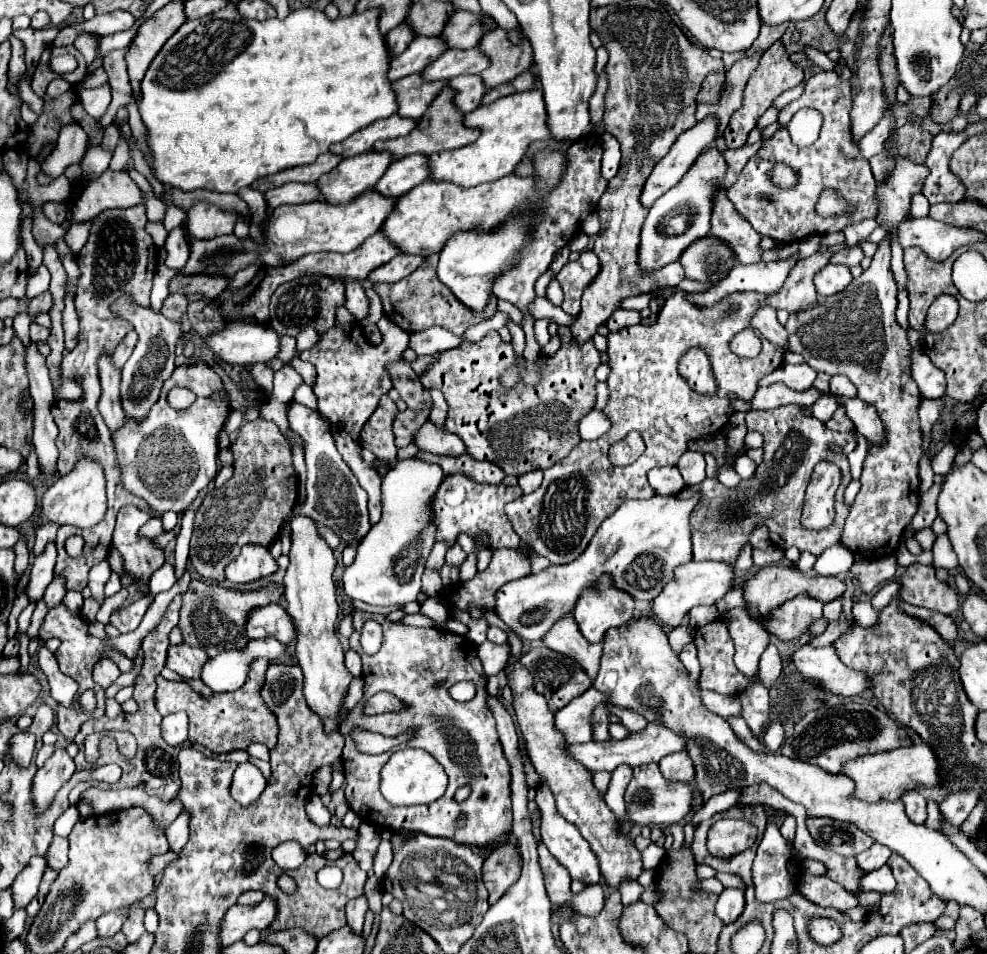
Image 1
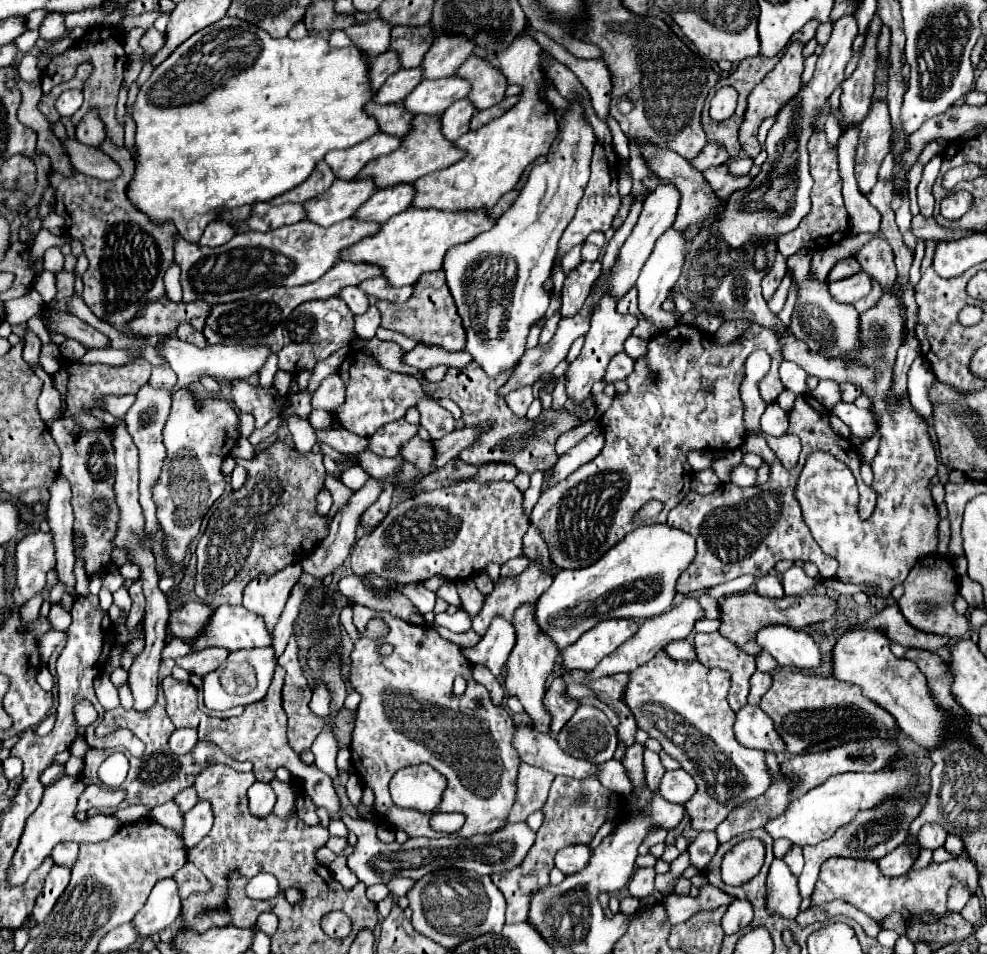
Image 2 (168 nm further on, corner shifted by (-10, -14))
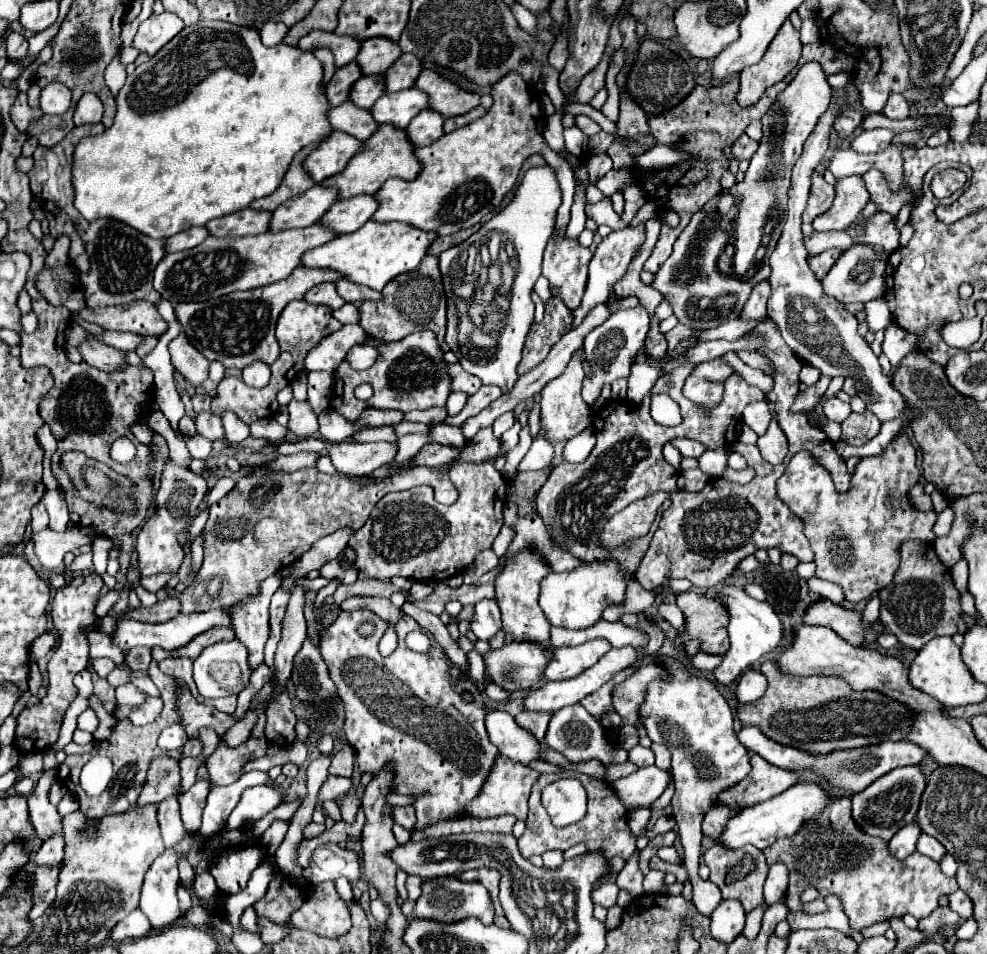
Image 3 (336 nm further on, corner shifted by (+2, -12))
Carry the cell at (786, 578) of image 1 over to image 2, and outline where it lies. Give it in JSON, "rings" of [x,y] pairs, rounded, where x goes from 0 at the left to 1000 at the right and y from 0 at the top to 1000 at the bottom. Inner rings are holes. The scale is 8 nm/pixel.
{"rings":[[[754,621],[754,623],[742,623],[742,625],[734,625],[727,631],[729,637],[729,658],[727,662],[738,669],[740,673],[744,673],[746,677],[750,677],[750,681],[754,681],[756,686],[768,686],[772,683],[772,679],[764,673],[766,660],[770,660],[772,656],[778,654],[798,654],[802,658],[815,658],[819,654],[827,654],[827,652],[835,652],[839,648],[843,648],[843,644],[847,642],[847,631],[843,631],[843,627],[835,625],[835,623],[815,623],[815,625],[794,625],[794,627],[774,627],[766,621]]]}

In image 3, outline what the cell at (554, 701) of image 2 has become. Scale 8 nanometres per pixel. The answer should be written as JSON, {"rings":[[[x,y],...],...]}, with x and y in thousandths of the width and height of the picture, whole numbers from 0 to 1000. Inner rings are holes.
{"rings":[[[531,744],[523,751],[523,757],[529,763],[535,763],[535,767],[539,767],[545,776],[551,776],[557,751],[559,751],[557,746],[535,746],[535,744]]]}

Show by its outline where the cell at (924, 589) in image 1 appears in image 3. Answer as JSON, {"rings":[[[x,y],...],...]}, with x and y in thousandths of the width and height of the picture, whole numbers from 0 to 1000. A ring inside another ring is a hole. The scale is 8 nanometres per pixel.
{"rings":[[[918,566],[912,572],[912,595],[908,600],[906,612],[892,621],[892,652],[912,671],[912,675],[932,681],[938,673],[950,667],[967,667],[969,662],[979,662],[973,648],[971,618],[967,616],[963,597],[948,587],[944,570]]]}

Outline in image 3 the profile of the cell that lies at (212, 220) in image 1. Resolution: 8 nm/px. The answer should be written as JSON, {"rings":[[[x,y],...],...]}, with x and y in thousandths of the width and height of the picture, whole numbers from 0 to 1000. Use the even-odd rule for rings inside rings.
{"rings":[[[190,239],[190,243],[180,243],[178,247],[170,249],[168,264],[182,264],[182,262],[193,262],[207,254],[213,247],[209,239]]]}

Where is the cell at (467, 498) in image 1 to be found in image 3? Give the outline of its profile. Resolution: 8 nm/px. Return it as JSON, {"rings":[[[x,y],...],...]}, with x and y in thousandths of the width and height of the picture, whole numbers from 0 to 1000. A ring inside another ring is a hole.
{"rings":[[[460,486],[456,491],[456,503],[464,514],[464,524],[458,530],[448,530],[440,524],[440,514],[436,509],[426,509],[409,516],[391,518],[385,528],[377,535],[369,553],[361,556],[355,564],[353,572],[361,579],[359,595],[365,597],[373,606],[395,608],[397,604],[411,604],[426,610],[450,610],[460,602],[466,602],[474,591],[482,587],[482,583],[494,577],[505,562],[511,541],[509,535],[513,530],[513,501],[509,495],[501,491],[501,486]]]}

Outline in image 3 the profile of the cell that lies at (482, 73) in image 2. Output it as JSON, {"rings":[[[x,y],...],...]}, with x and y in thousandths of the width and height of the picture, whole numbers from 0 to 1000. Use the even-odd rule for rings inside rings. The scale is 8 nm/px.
{"rings":[[[430,71],[428,80],[424,80],[421,90],[434,96],[436,101],[436,113],[446,117],[450,124],[466,122],[470,117],[476,117],[486,109],[486,101],[474,94],[468,94],[462,86],[454,84],[440,71]]]}

